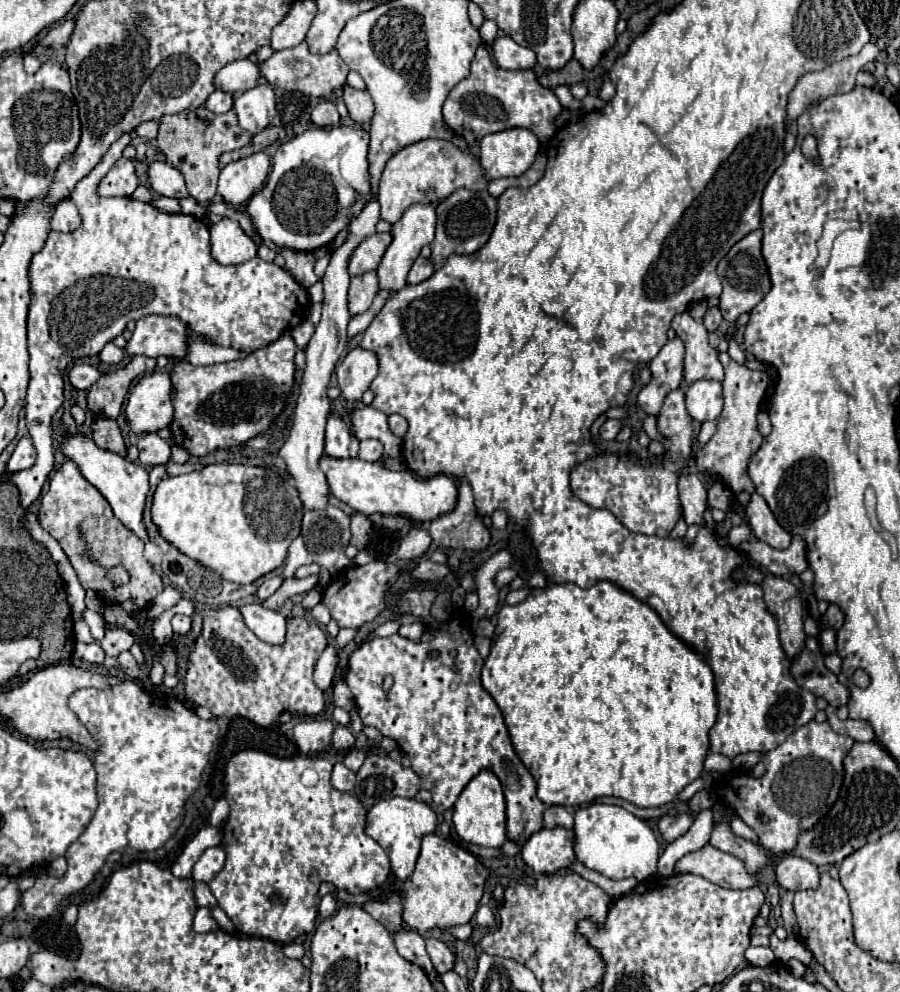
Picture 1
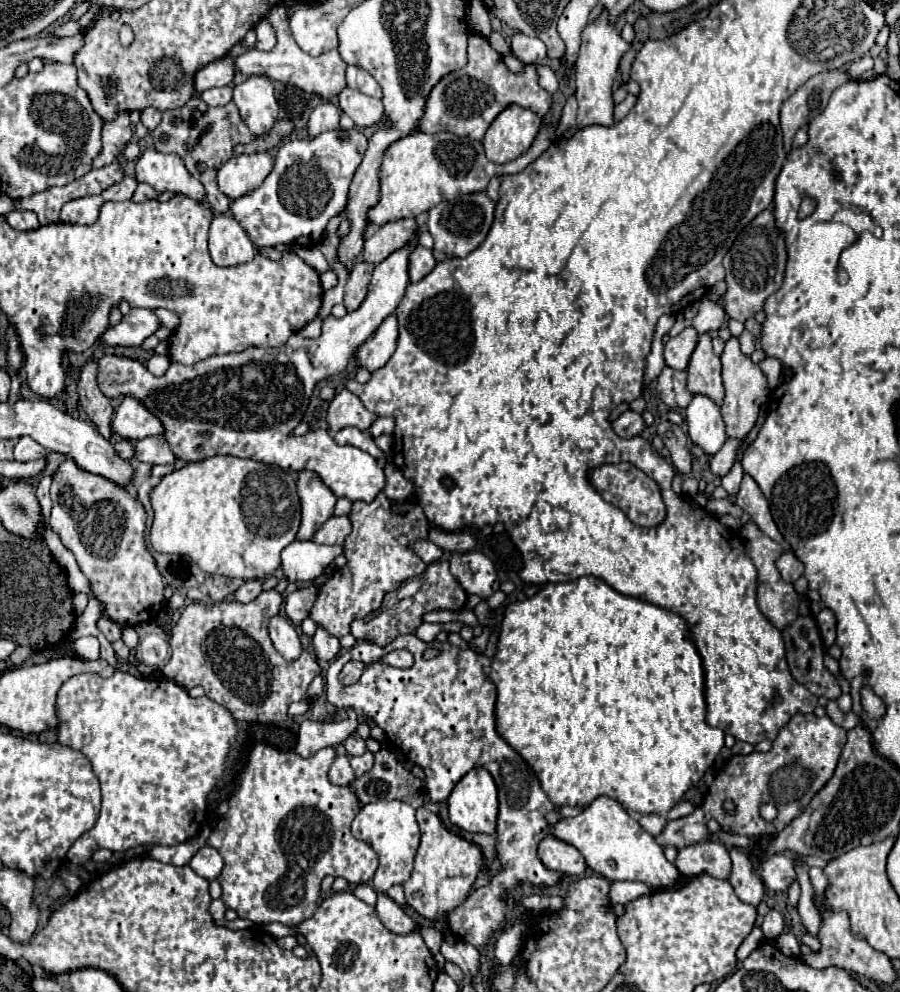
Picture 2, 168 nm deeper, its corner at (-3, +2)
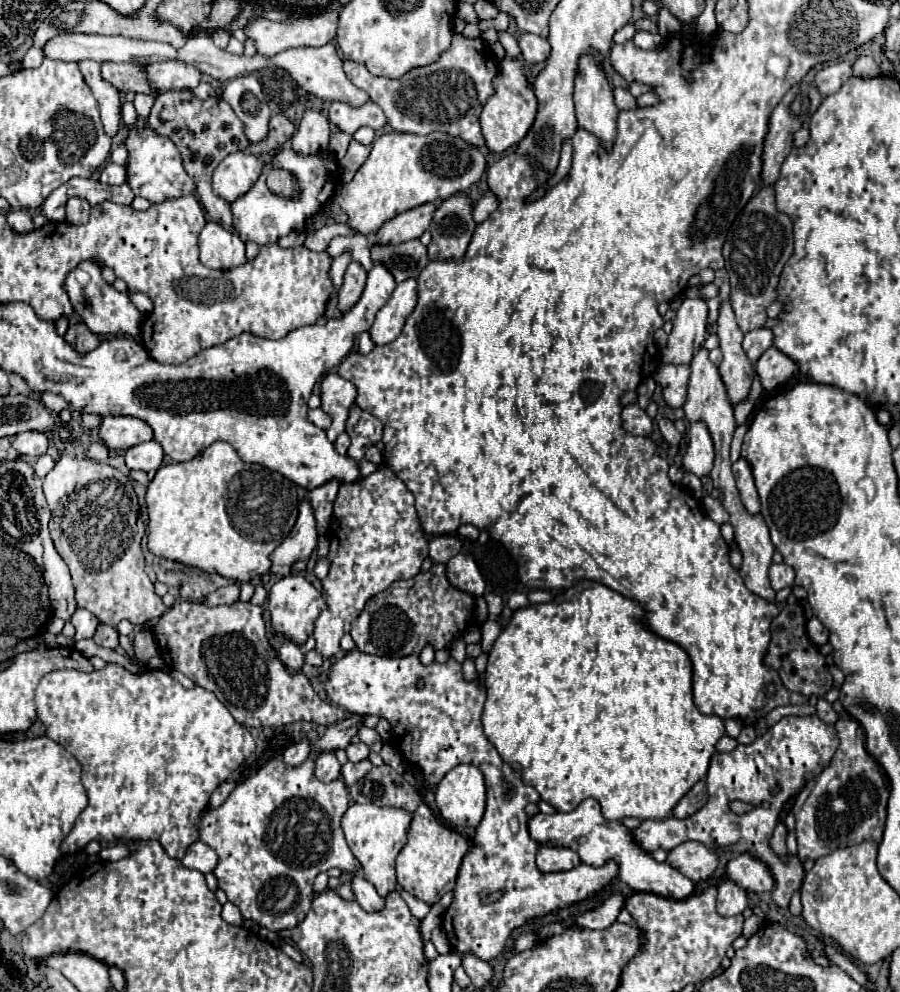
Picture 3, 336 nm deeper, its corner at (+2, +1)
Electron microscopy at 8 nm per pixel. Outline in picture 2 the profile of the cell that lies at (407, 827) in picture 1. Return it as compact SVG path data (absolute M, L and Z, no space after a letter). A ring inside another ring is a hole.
M379 800L375 804L361 806L359 814L351 824L353 836L369 844L379 858L379 868L373 876L373 888L385 892L395 884L403 884L413 870L413 858L419 846L419 826L415 820L415 808L399 800Z

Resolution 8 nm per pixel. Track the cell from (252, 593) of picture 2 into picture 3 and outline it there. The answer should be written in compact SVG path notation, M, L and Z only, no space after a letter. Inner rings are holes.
M232 583L228 587L220 587L214 593L210 593L206 597L206 605L210 605L210 607L214 607L214 605L230 605L230 603L236 603L238 597L240 597L240 585Z

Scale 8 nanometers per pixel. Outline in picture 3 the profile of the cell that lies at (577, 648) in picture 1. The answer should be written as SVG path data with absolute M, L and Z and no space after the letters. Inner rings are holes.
M582 579L574 587L554 593L552 601L540 605L528 605L514 611L510 623L502 629L500 637L496 639L494 647L488 655L486 667L486 689L488 699L482 711L482 727L488 741L498 749L500 757L522 775L522 781L532 785L540 797L556 805L554 809L568 813L576 809L584 799L594 797L602 805L602 813L606 819L624 819L624 817L638 817L638 819L666 819L674 805L708 773L708 765L714 753L716 741L724 735L724 723L716 715L702 715L696 705L692 703L692 663L688 653L656 635L654 631L646 629L644 621L644 607L636 601L616 593L614 589L598 583Z

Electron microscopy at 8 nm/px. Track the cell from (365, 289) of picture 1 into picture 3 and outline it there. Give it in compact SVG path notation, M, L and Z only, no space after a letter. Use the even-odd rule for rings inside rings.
M352 261L346 269L346 275L344 275L344 285L338 293L338 309L342 313L346 313L350 307L354 307L354 303L360 299L362 291L364 291L364 285L366 285L366 269Z

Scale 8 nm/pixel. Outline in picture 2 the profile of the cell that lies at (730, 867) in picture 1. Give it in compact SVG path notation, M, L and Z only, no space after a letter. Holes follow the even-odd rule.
M717 840L681 848L677 854L675 866L687 878L693 878L699 874L709 874L713 878L725 880L731 874L729 852Z

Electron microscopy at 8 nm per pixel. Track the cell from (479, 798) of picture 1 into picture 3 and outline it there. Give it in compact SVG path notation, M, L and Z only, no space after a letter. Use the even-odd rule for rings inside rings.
M456 765L436 785L436 805L446 823L478 827L486 807L486 785L478 767Z

